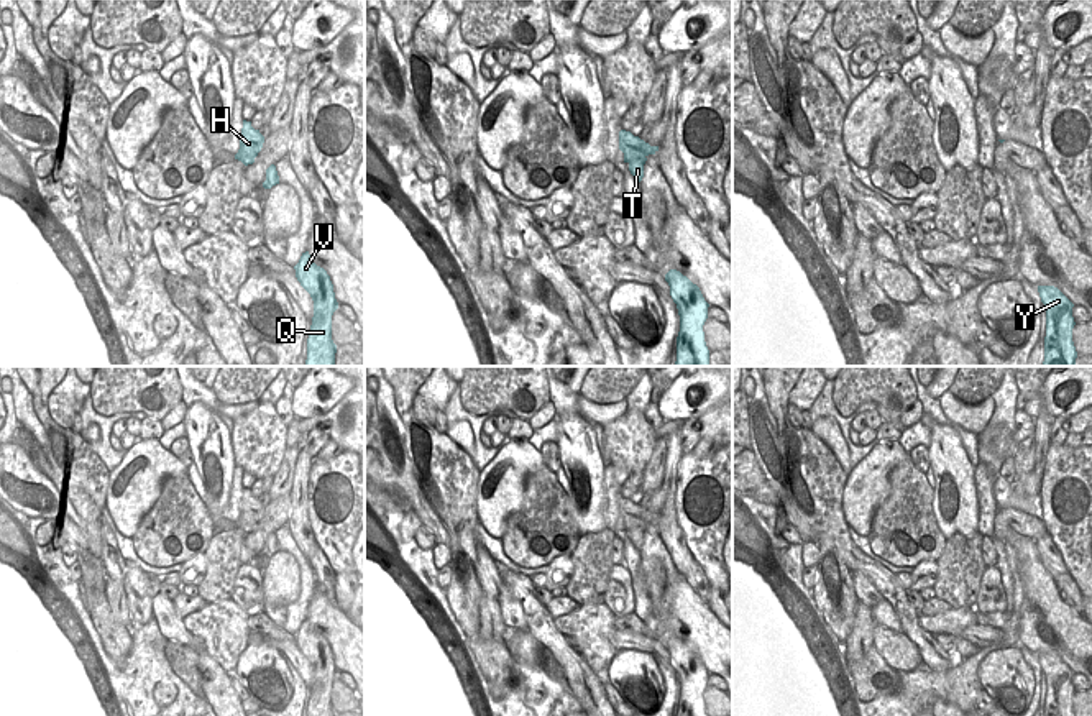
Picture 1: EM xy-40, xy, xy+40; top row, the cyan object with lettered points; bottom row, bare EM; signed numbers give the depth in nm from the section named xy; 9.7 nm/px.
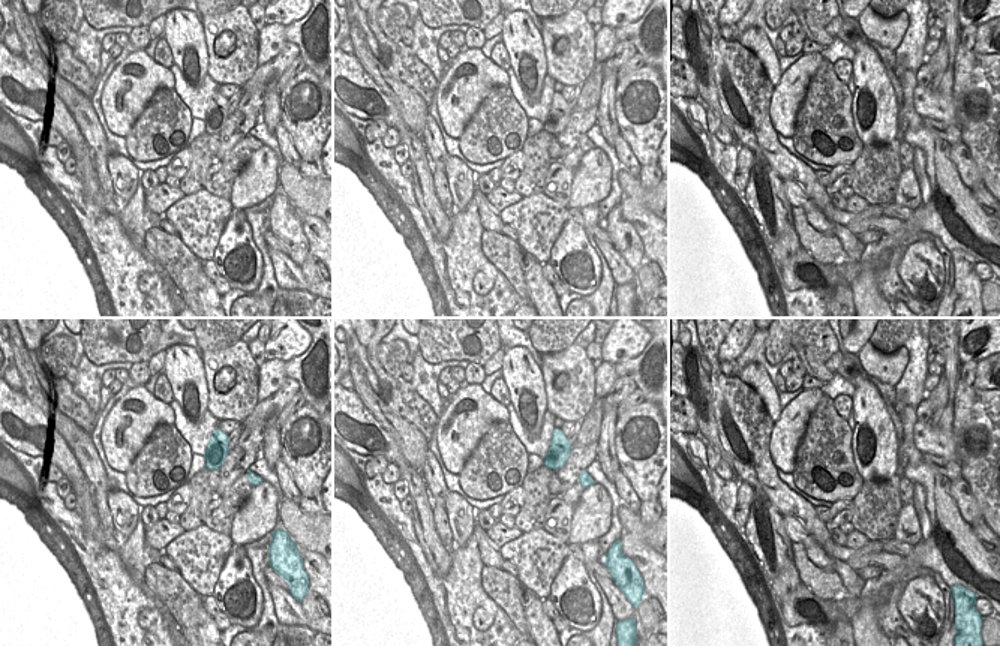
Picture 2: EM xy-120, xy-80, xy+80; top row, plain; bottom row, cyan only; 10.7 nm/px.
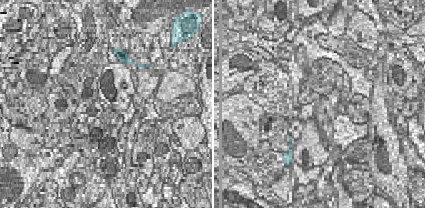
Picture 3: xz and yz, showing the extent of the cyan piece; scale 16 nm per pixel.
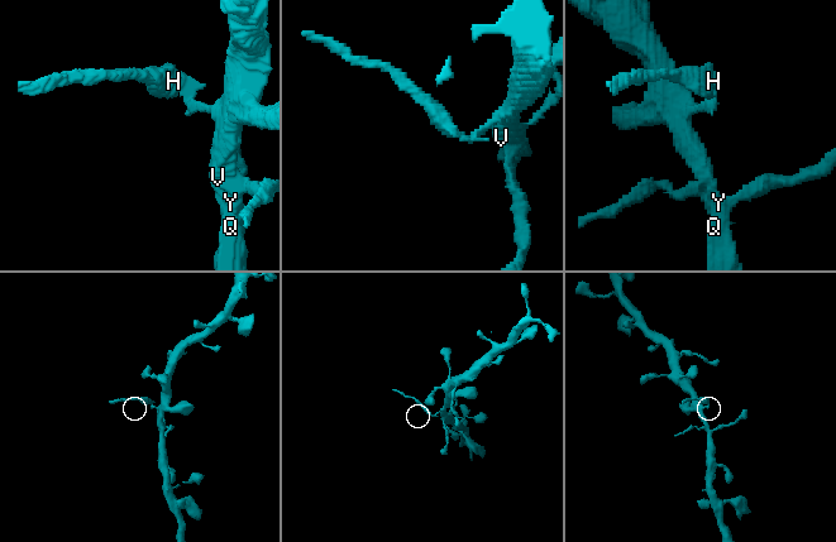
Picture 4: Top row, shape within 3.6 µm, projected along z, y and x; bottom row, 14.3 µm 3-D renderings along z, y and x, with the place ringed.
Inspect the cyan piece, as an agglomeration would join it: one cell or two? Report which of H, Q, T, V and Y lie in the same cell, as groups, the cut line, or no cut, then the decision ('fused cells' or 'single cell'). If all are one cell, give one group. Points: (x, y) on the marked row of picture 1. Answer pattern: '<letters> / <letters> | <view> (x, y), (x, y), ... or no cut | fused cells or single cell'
H / Q T V Y | xy (644, 156), (628, 161) | fused cells

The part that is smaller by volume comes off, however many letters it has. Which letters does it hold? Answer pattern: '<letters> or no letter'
H

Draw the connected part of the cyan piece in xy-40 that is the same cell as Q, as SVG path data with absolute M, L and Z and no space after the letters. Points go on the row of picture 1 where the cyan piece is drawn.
M309 251L302 253L294 269L297 281L314 301L305 366L335 366L337 345L332 340L332 315L338 302L330 276L314 263Z

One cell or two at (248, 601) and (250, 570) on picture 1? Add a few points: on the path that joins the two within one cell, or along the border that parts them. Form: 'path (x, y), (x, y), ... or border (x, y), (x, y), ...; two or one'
path (248, 593), (248, 578); one

